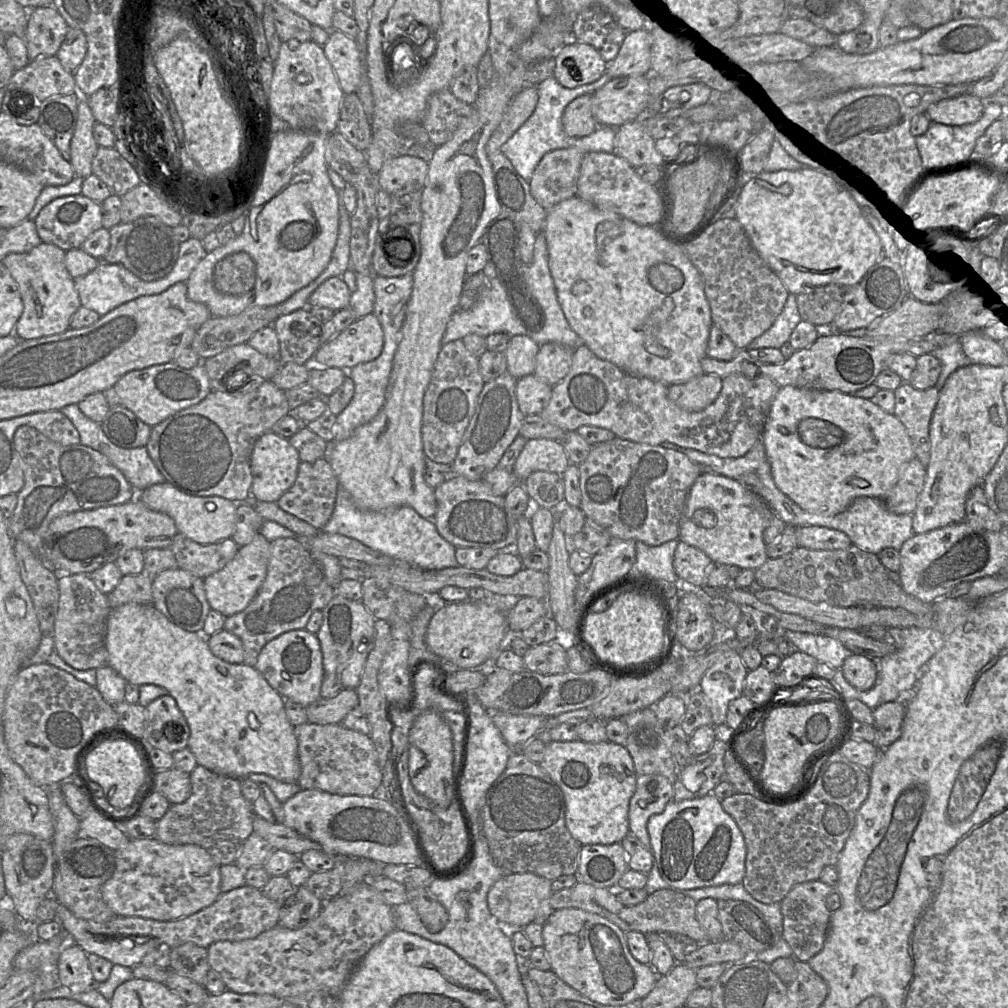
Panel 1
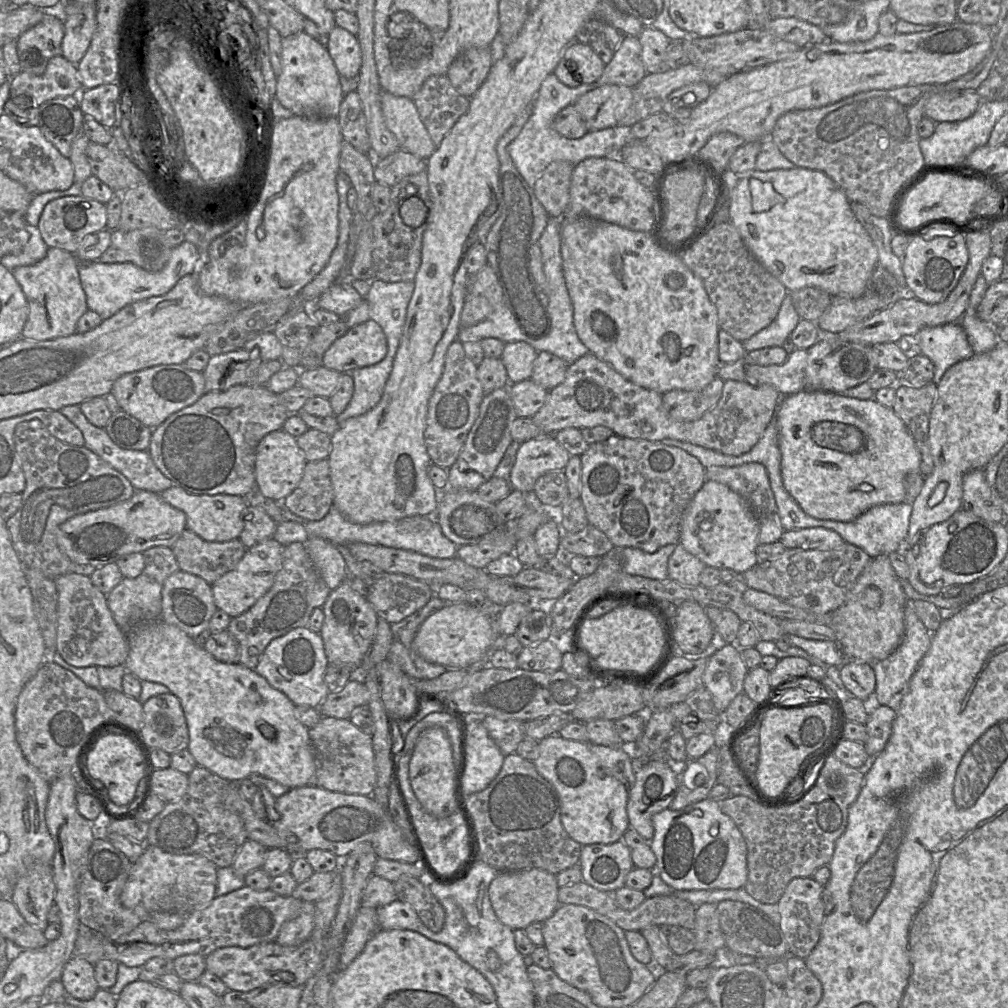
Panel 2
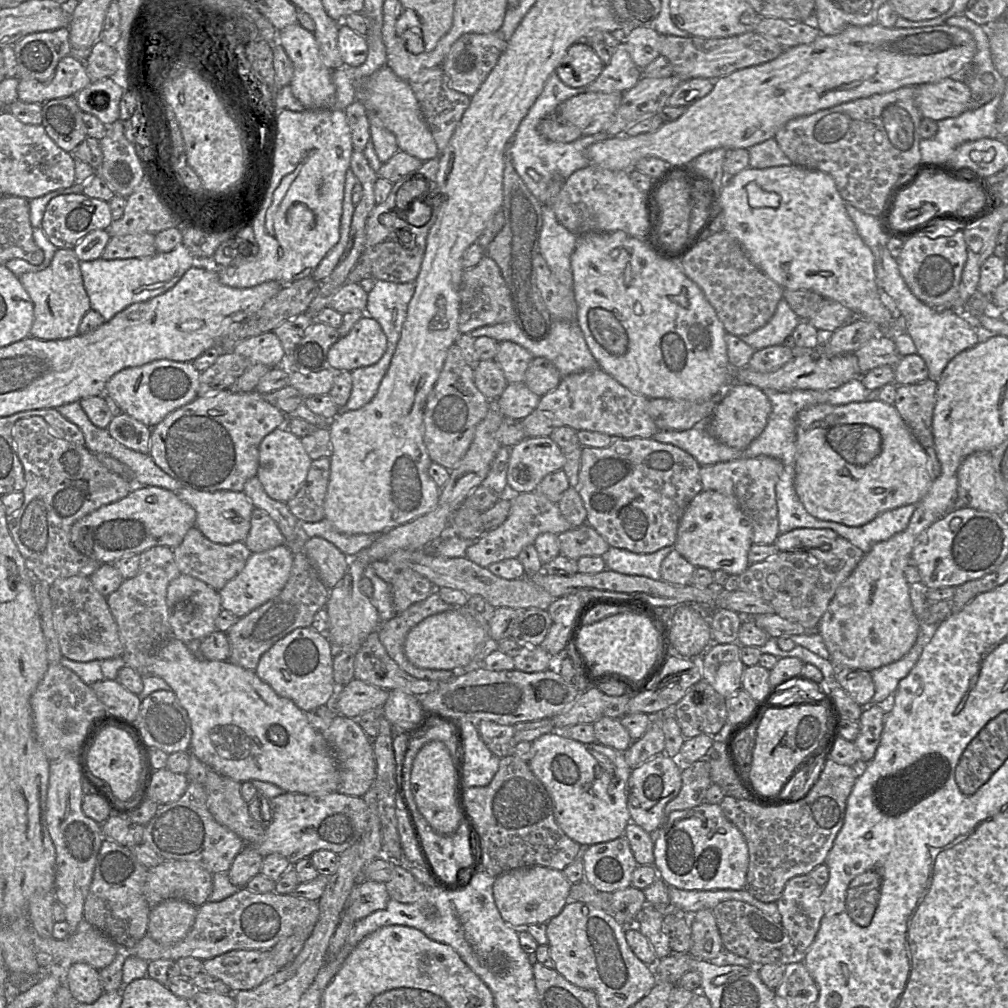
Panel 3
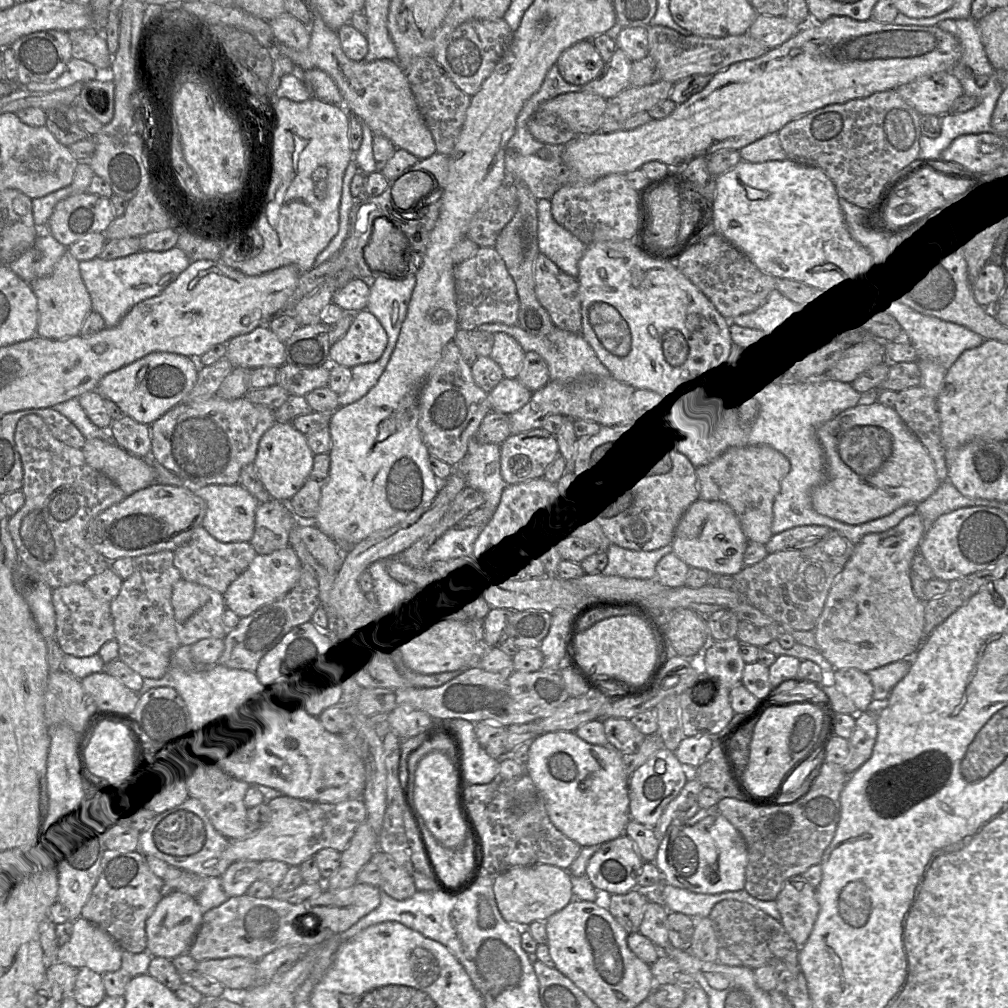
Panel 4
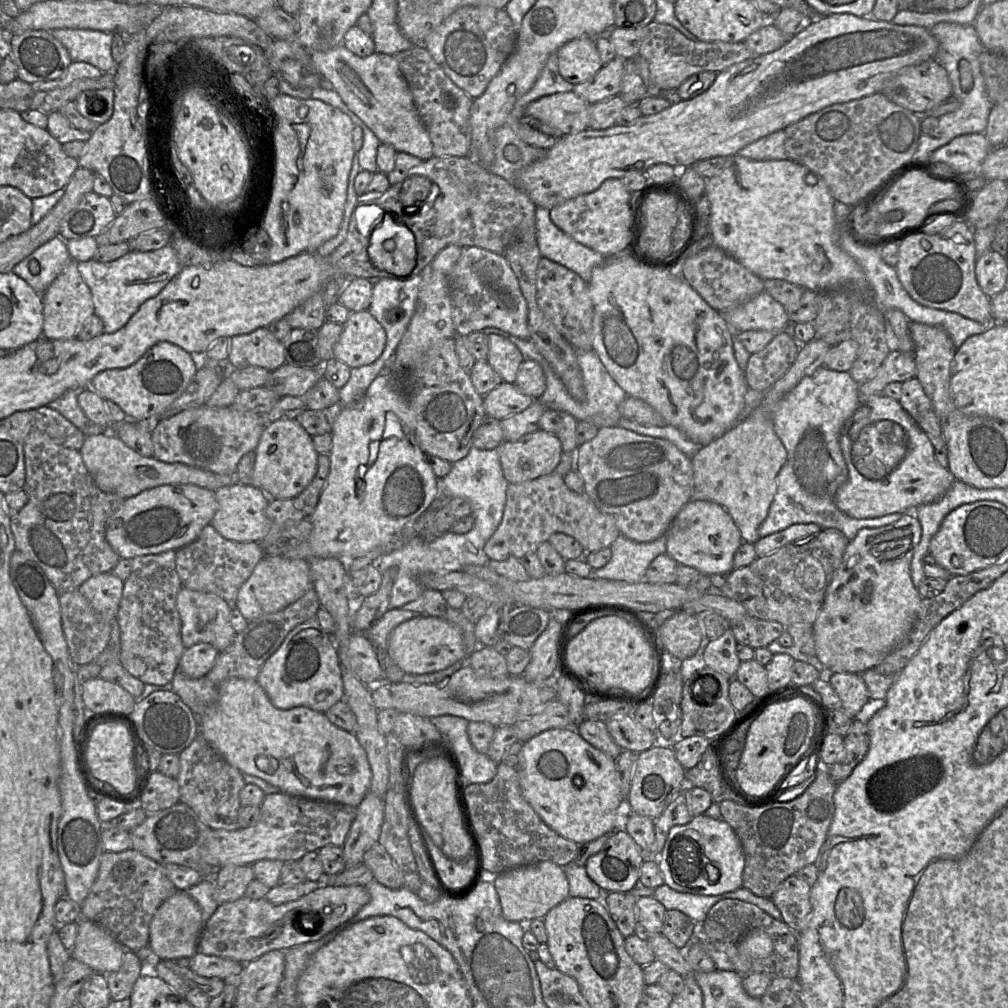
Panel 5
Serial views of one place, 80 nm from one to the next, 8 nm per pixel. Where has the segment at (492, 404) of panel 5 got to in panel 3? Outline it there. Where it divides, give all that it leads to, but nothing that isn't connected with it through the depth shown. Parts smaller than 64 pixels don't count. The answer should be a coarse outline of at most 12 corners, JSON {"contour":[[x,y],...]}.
{"contour":[[522,382],[496,400],[505,417],[523,420],[540,398]]}

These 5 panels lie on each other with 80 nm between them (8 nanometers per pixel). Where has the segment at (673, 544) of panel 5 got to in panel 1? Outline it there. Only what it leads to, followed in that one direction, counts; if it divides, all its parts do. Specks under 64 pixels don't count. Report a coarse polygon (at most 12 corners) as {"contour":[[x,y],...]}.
{"contour":[[701,473],[679,539],[756,570],[773,514],[737,480]]}

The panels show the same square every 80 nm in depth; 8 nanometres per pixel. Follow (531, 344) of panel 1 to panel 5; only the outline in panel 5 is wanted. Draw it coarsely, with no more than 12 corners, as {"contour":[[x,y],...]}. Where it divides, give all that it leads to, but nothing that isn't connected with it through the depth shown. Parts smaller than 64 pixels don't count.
{"contour":[[489,334],[486,361],[502,381],[514,383],[524,361],[503,336]]}

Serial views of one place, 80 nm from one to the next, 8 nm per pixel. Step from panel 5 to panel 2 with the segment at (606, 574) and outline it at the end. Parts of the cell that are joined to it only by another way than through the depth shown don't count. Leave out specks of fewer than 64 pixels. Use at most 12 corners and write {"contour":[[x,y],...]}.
{"contour":[[676,545],[654,553],[615,547],[622,571],[655,580],[668,577],[668,560]]}

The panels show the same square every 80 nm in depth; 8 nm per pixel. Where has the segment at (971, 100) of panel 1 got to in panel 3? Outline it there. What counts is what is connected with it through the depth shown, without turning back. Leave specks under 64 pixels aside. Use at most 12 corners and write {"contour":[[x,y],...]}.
{"contour":[[958,77],[916,87],[922,116],[961,115],[972,96]]}

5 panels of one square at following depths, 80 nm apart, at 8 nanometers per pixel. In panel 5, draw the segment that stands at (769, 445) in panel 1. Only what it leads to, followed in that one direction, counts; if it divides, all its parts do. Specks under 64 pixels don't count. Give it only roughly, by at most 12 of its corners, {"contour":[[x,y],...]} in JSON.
{"contour":[[899,401],[860,404],[839,442],[838,509],[907,513],[955,481]]}

